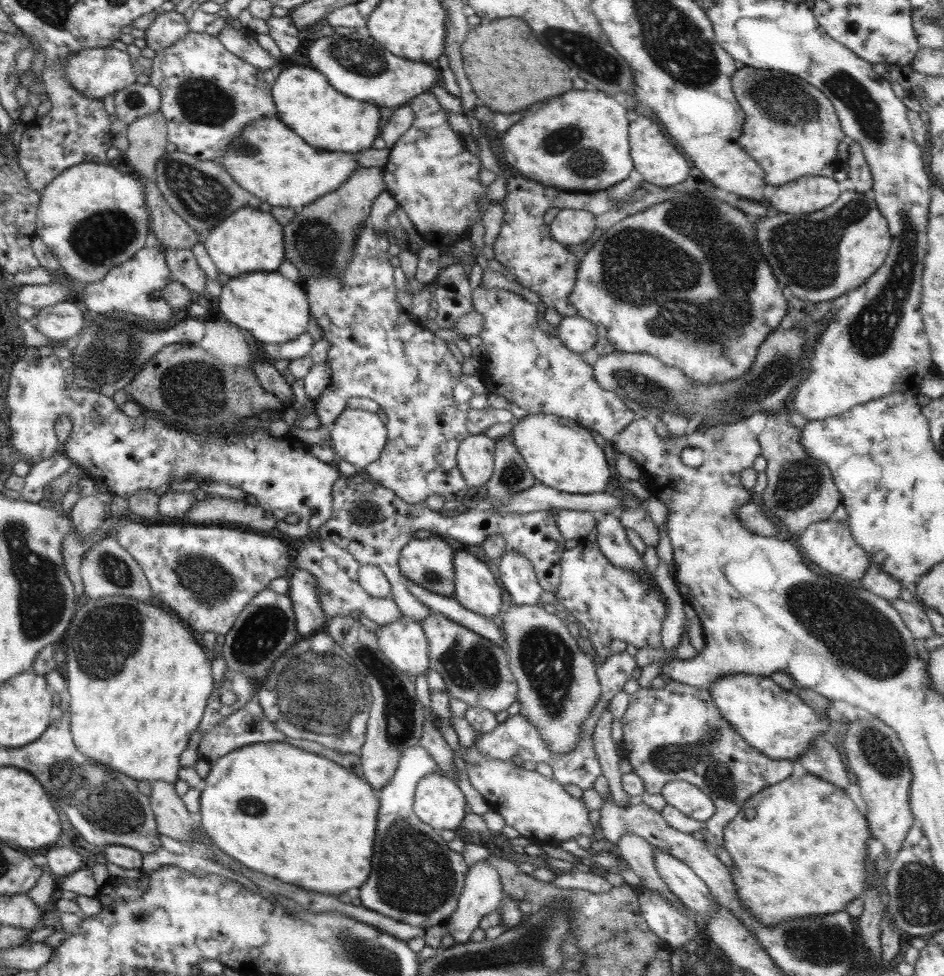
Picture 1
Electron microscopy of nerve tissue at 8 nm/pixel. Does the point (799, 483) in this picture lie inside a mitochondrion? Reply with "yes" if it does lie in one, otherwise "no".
yes

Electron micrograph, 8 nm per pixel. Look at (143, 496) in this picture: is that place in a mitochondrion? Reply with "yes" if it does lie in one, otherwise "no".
no

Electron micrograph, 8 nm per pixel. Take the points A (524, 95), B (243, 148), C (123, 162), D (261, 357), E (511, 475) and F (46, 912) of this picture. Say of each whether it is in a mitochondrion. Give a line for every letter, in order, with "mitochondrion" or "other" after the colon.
A: other
B: mitochondrion
C: other
D: other
E: mitochondrion
F: other

